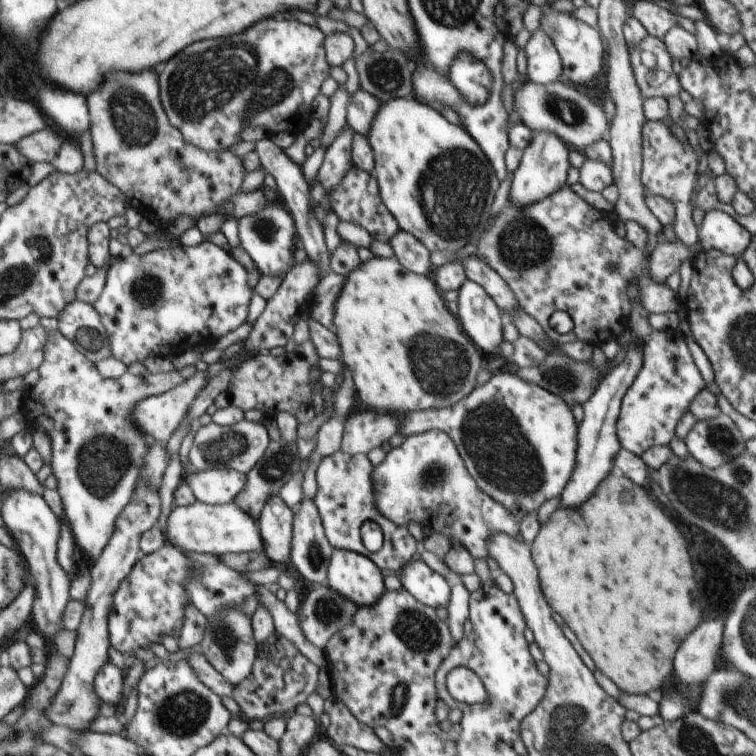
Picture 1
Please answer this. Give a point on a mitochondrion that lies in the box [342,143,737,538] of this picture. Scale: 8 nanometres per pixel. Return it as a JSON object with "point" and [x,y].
{"point":[500,451]}

